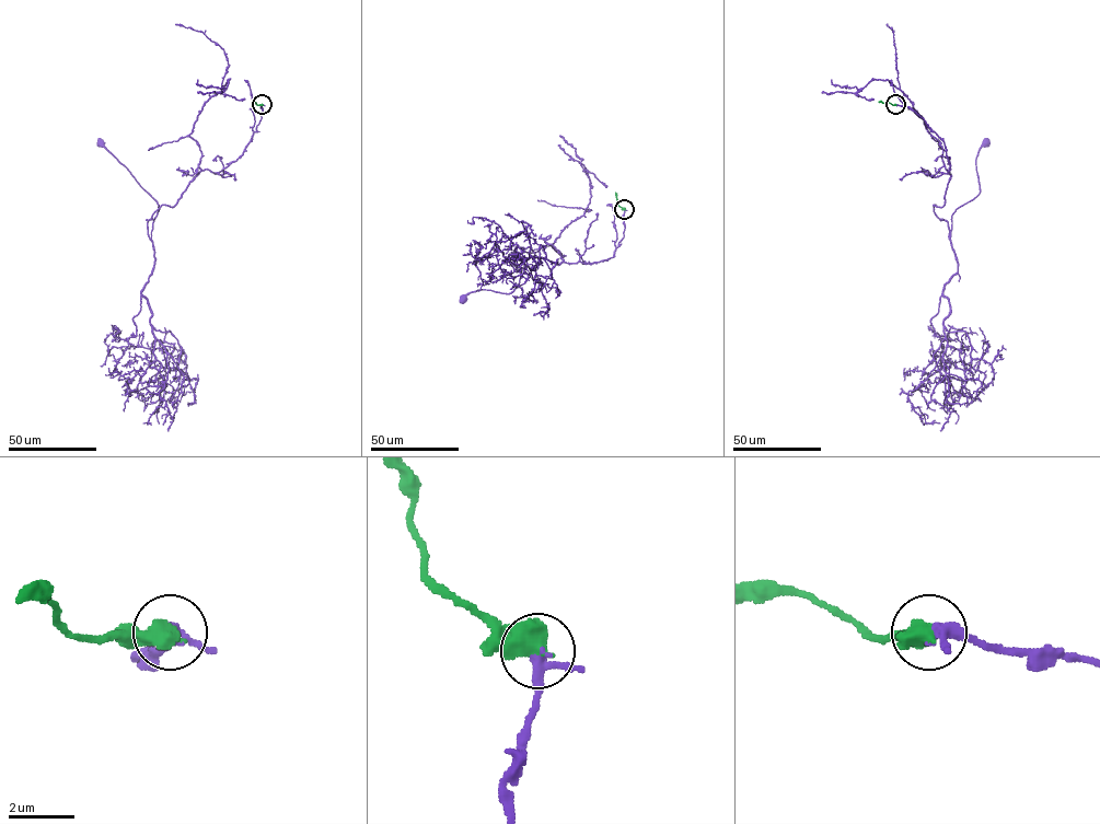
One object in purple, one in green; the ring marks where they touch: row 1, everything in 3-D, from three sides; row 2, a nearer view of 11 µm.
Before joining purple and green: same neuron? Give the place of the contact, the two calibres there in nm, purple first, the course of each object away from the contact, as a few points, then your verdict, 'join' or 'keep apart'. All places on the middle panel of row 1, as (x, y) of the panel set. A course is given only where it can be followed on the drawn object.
at (624, 209); 280 nm thick on the purple side, 700 nm on the other; purple runs (624, 209), (624, 238), (609, 258), (557, 265), (517, 247), (509, 258), (521, 270), (518, 286), (463, 298); green runs (624, 209), (618, 205), (615, 192); join

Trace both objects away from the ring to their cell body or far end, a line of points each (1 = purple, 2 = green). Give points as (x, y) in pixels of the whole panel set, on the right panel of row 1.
1: (895, 104), (944, 141), (951, 177), (934, 212), (949, 238), (952, 213), (980, 193), (984, 143)
2: (895, 104), (878, 102)

